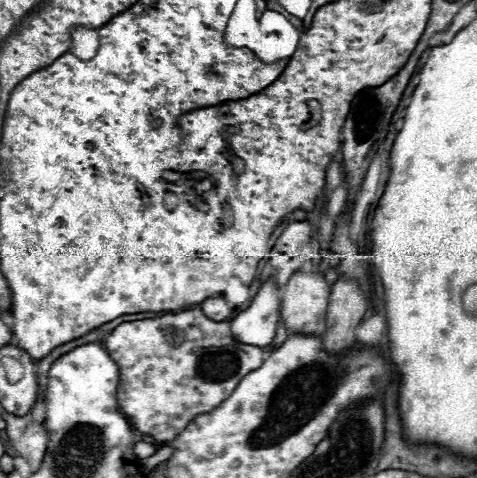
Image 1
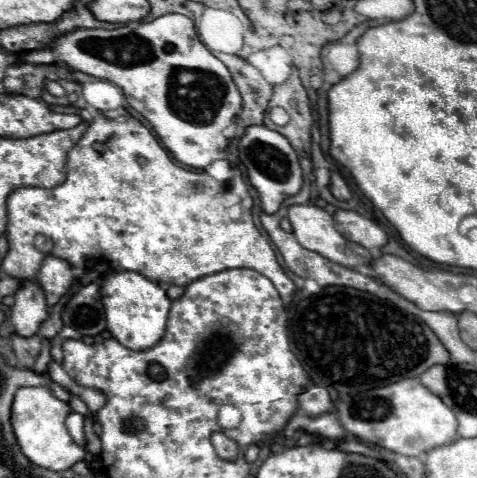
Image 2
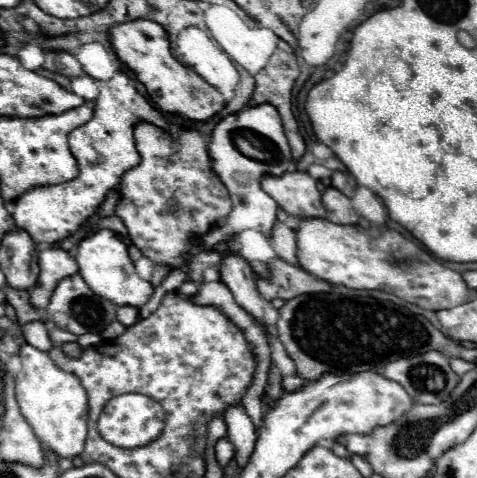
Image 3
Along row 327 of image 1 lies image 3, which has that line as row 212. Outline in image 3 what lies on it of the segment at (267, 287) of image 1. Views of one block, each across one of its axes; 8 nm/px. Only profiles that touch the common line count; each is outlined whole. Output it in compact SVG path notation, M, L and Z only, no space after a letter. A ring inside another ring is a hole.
M270 104L244 108L236 114L230 114L224 120L220 120L212 132L208 152L212 158L212 168L218 174L218 178L224 182L224 186L228 188L234 208L232 208L230 216L218 228L212 228L206 234L206 238L198 238L198 242L190 250L190 256L198 254L206 248L210 250L216 244L220 244L226 236L232 236L246 228L258 230L268 236L276 222L278 204L262 190L260 182L264 176L282 176L284 172L288 172L288 168L292 164L292 154L290 154L288 140L284 136L282 120L280 120L276 108Z

